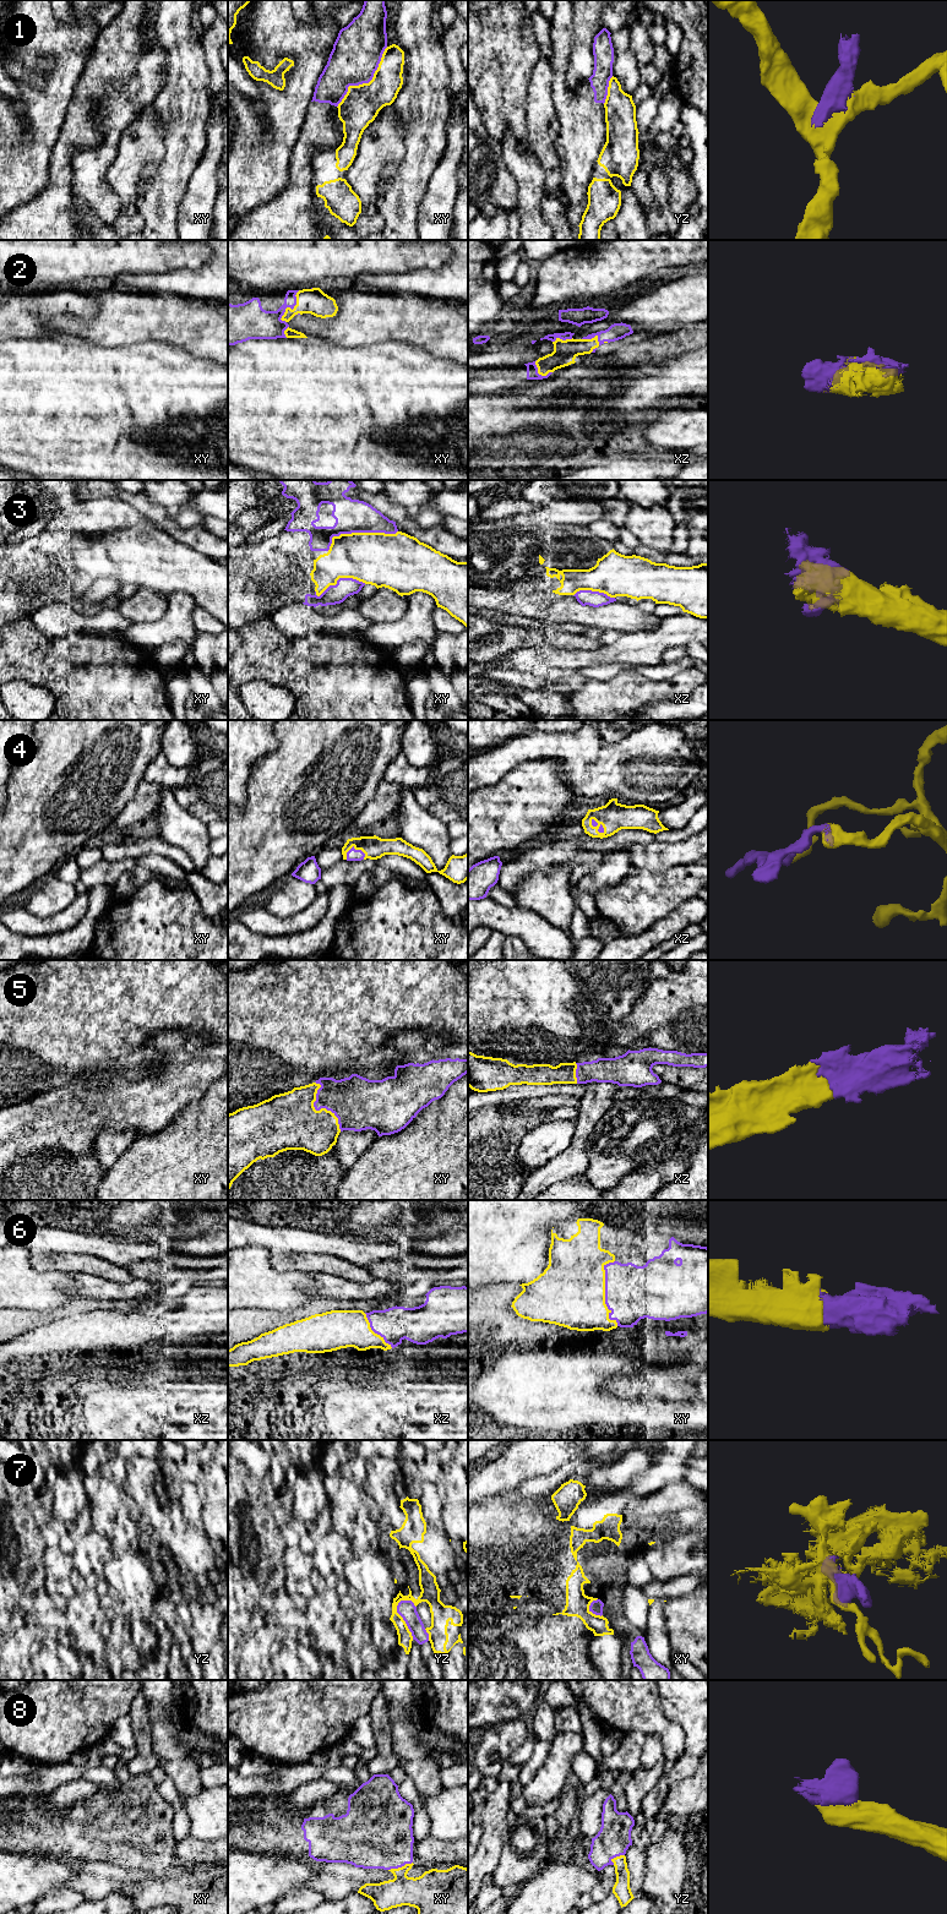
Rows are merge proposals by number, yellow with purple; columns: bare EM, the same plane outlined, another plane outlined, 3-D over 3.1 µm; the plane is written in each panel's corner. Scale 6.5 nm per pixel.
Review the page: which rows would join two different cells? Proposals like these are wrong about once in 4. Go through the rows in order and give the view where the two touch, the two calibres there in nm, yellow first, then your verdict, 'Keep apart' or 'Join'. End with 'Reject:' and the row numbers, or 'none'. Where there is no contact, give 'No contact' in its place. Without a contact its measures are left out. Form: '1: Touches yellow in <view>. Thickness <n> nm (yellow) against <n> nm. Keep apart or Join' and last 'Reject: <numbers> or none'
1: Touches yellow in xy. Thickness 240 nm (yellow) against 320 nm. Keep apart
2: Touches yellow in xy. Thickness 170 nm (yellow) against 200 nm. Join
3: Touches yellow in xy. Thickness 360 nm (yellow) against 220 nm. Keep apart
4: Touches yellow in xy. Thickness 150 nm (yellow) against 80 nm. Join
5: Touches yellow in xy. Thickness 380 nm (yellow) against 320 nm. Join
6: Touches yellow in xy. Thickness 440 nm (yellow) against 360 nm. Join
7: Touches yellow in yz. Thickness 130 nm (yellow) against 120 nm. Keep apart
8: Touches yellow in xy. Thickness 260 nm (yellow) against 440 nm. Join
Reject: 1, 3, 7

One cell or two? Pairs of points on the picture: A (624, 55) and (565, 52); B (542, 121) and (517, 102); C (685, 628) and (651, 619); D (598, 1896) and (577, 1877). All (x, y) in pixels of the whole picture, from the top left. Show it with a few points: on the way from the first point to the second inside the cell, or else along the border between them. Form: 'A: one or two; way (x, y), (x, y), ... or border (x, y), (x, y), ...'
A: two; border (610, 33), (613, 43), (613, 75)
B: two; border (532, 80), (527, 94), (527, 136)
C: two; border (662, 619), (653, 628), (633, 632)
D: two; border (599, 1871), (599, 1883), (588, 1892)

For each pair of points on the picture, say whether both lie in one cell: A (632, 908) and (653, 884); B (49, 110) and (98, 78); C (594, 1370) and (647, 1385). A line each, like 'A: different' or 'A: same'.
A: same
B: different
C: different

